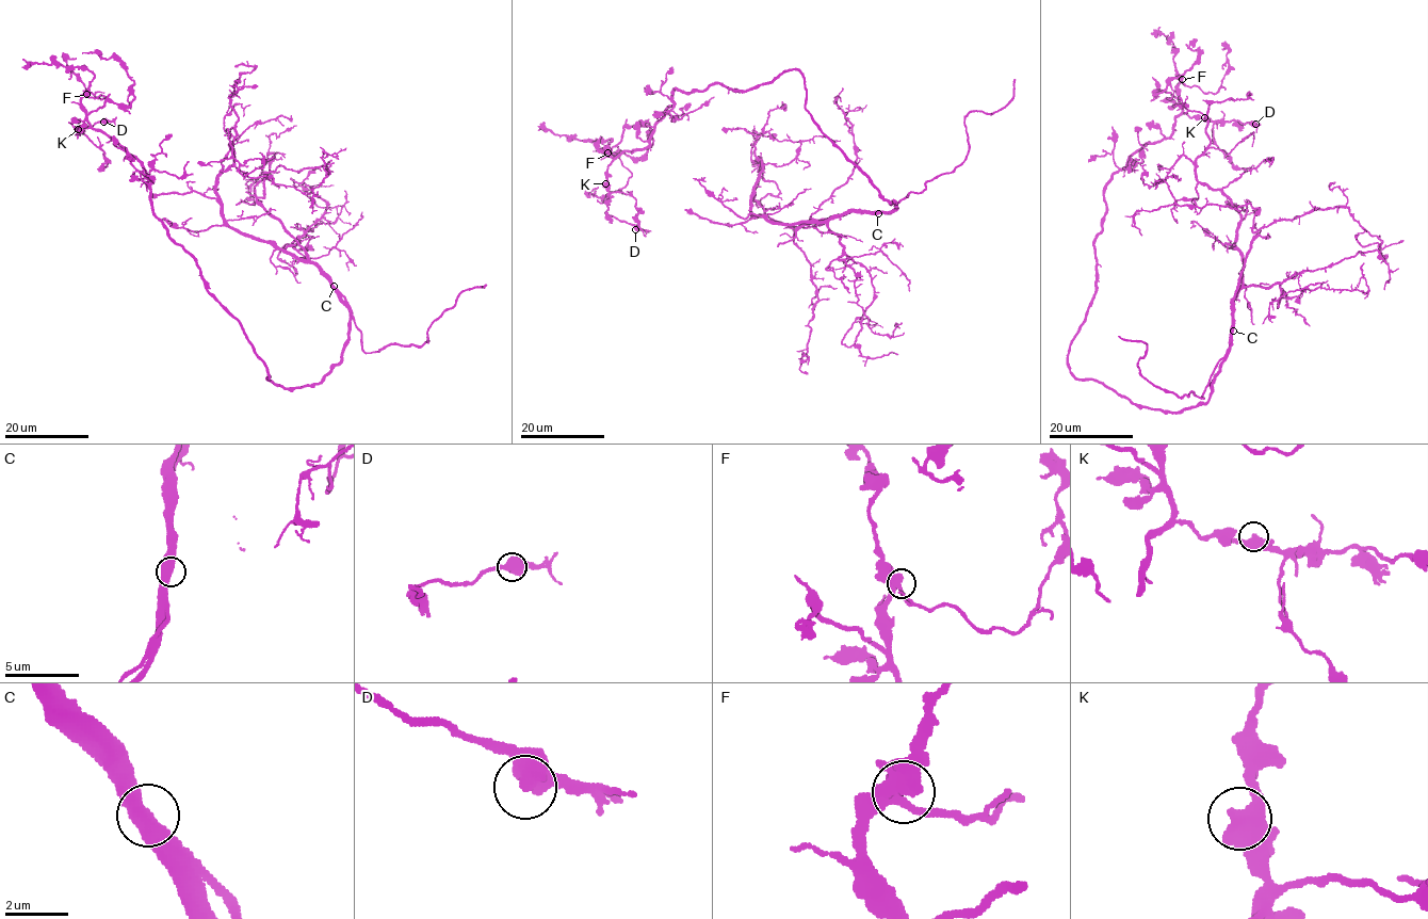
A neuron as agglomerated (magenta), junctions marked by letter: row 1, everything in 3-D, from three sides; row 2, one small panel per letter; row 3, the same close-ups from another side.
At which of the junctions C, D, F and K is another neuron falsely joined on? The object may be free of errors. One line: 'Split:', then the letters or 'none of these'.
Split: none of these

